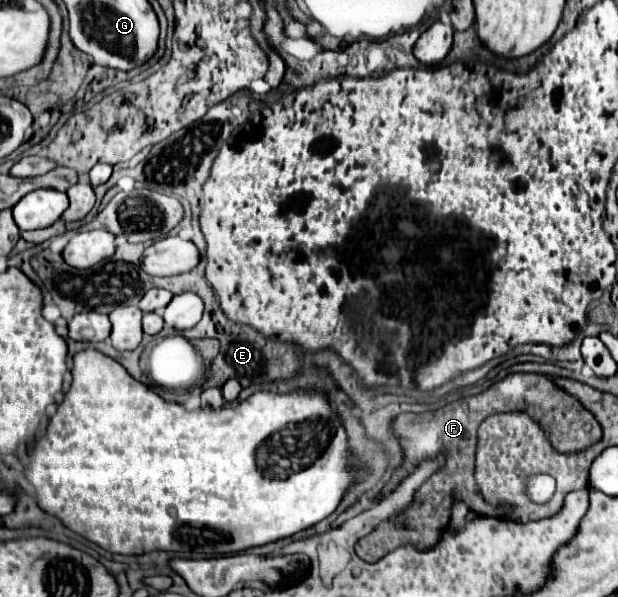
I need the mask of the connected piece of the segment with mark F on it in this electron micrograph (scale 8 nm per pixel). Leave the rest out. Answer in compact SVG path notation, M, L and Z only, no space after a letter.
M508 374L504 380L492 384L488 390L484 390L476 396L446 404L440 410L422 412L422 414L398 414L392 420L392 430L400 442L404 460L402 460L402 466L398 468L398 472L394 472L392 478L382 488L380 498L394 492L402 484L402 480L414 468L418 468L418 464L422 464L424 460L436 460L438 454L444 454L446 456L444 466L438 472L434 472L420 486L410 508L402 510L396 520L384 520L372 534L364 536L358 542L356 554L364 562L372 564L404 544L412 544L418 550L434 546L440 540L440 536L446 528L446 522L450 522L450 506L452 506L454 498L464 500L468 504L468 508L480 516L498 516L498 508L486 504L480 498L480 494L476 492L476 484L474 484L476 430L478 430L480 422L484 418L488 418L490 414L502 414L502 412L514 412L514 410L530 414L530 418L534 418L542 426L552 448L558 452L586 450L588 446L592 446L594 442L598 442L602 438L602 428L592 418L592 414L574 396L560 390L544 374Z

